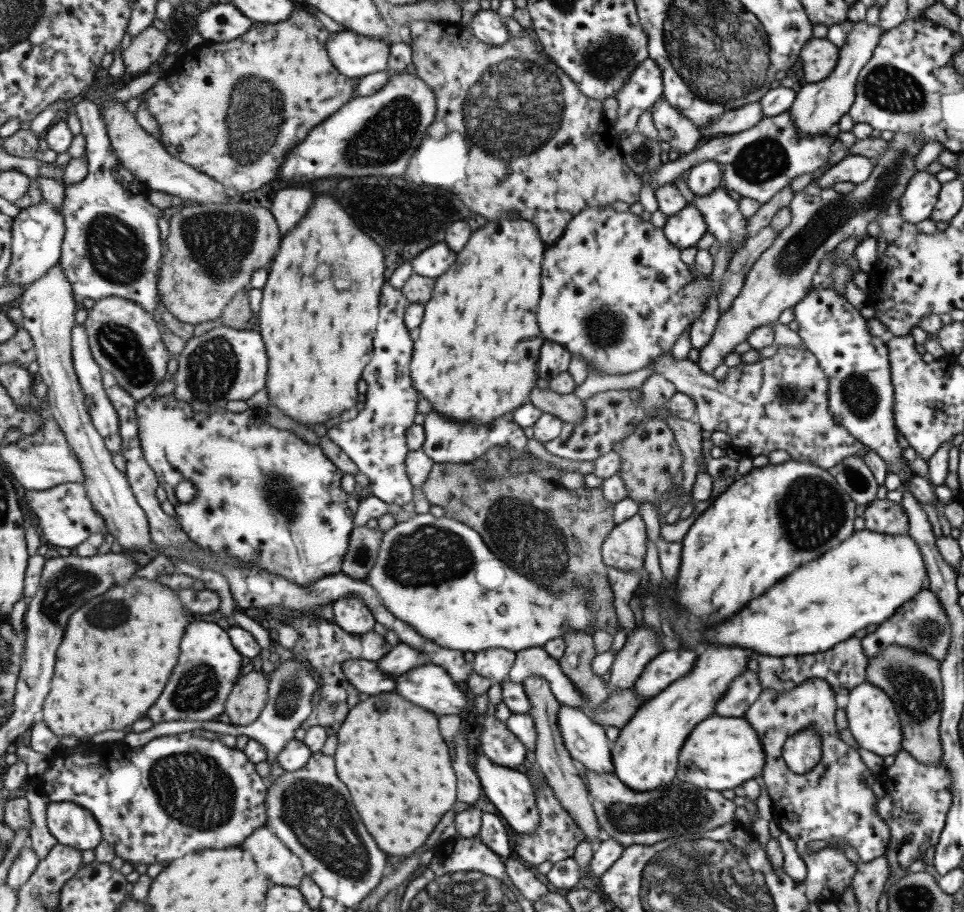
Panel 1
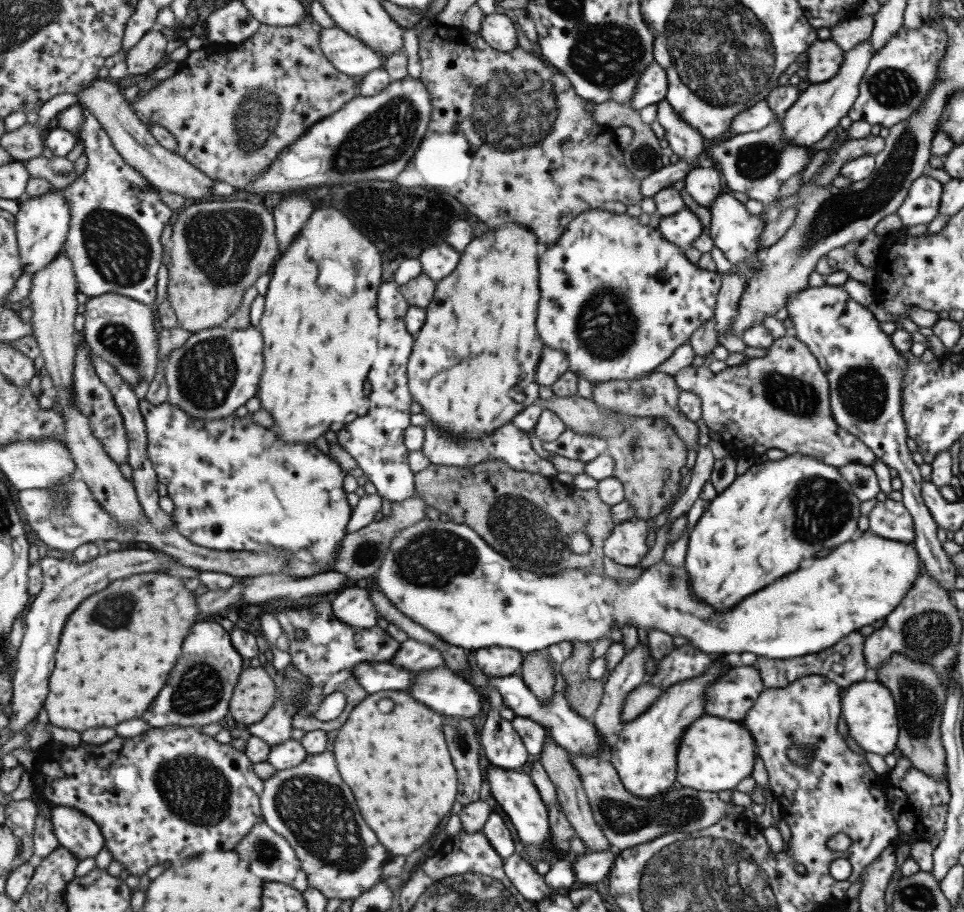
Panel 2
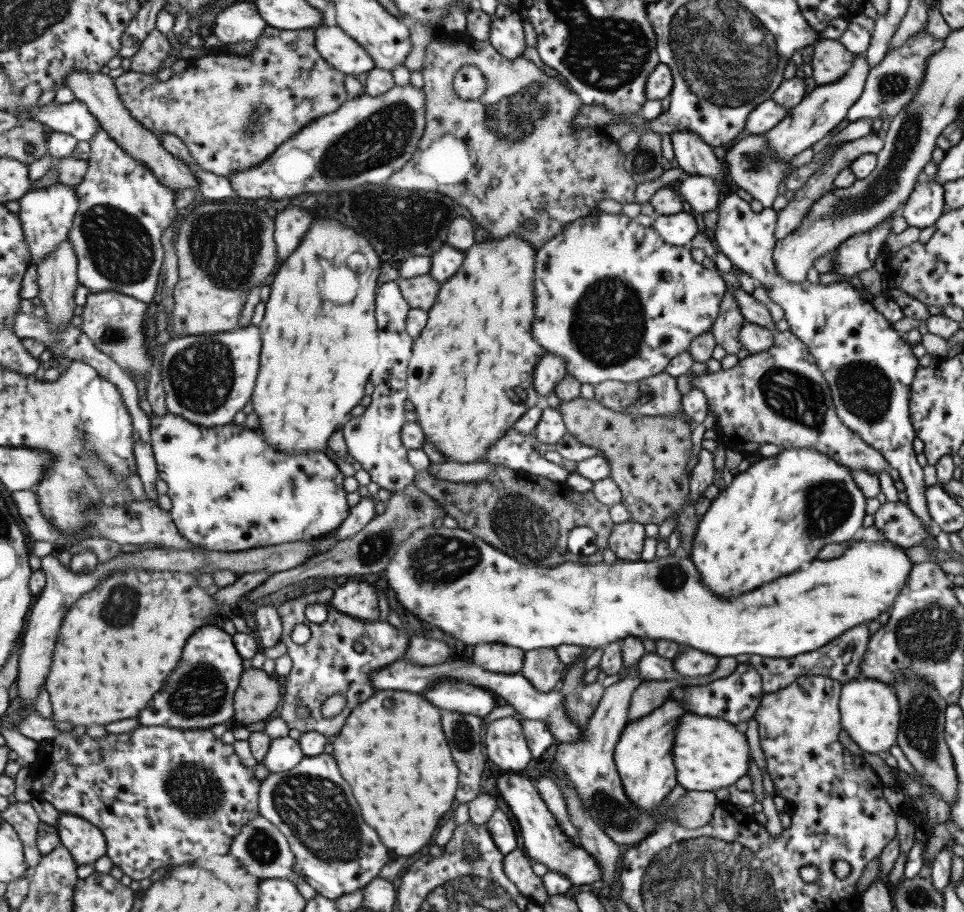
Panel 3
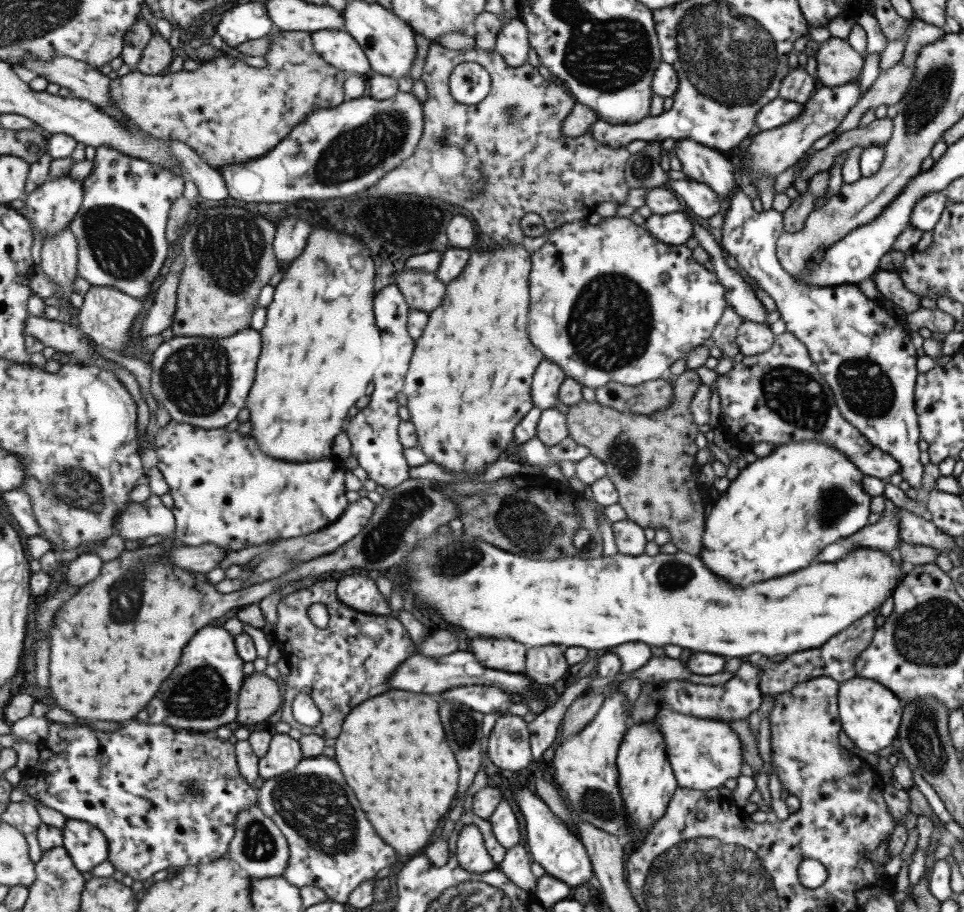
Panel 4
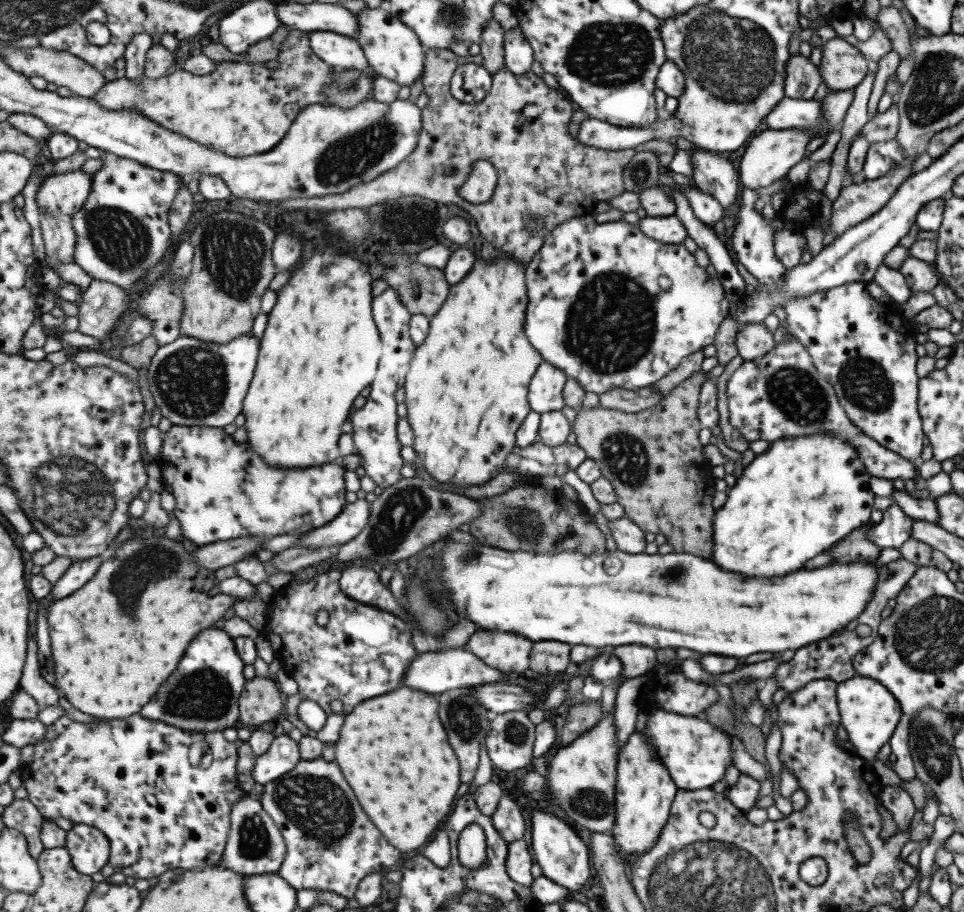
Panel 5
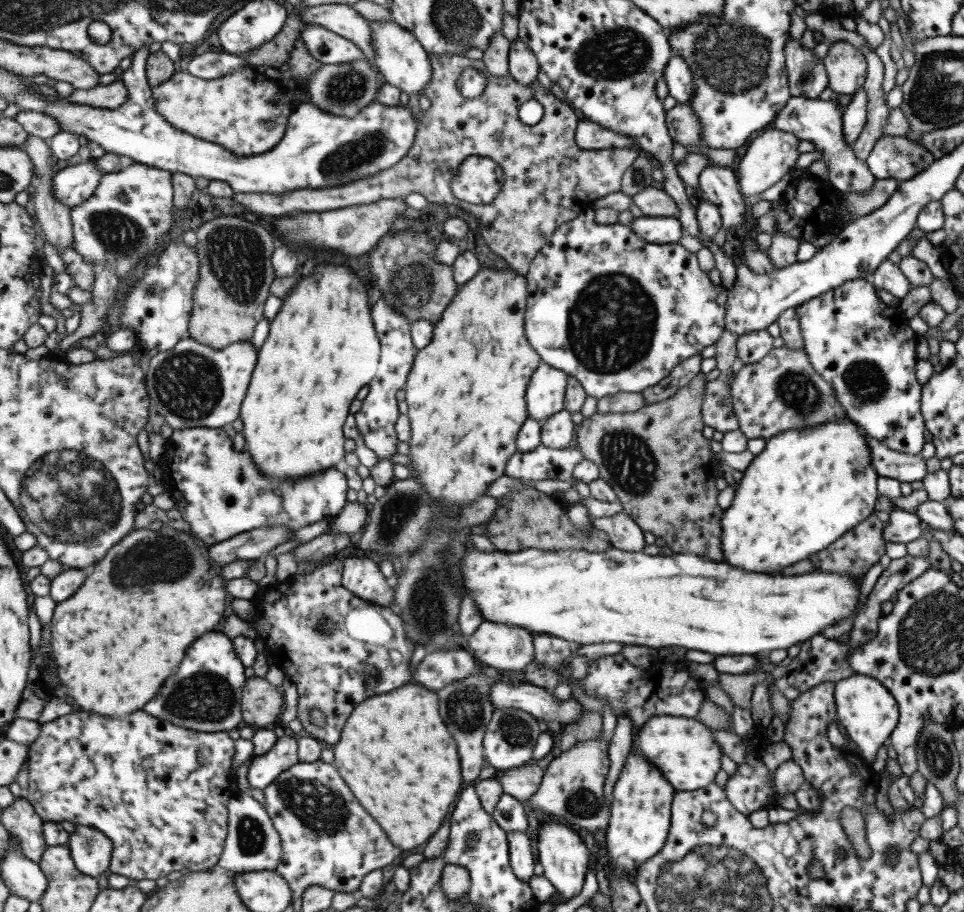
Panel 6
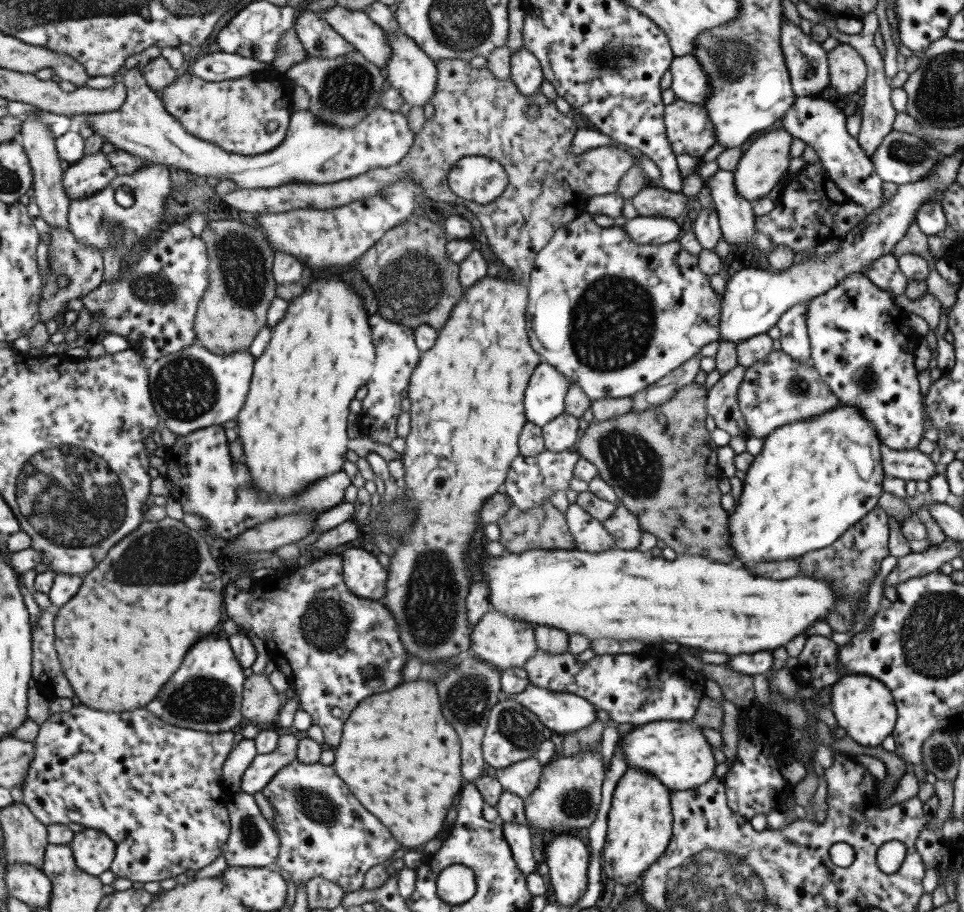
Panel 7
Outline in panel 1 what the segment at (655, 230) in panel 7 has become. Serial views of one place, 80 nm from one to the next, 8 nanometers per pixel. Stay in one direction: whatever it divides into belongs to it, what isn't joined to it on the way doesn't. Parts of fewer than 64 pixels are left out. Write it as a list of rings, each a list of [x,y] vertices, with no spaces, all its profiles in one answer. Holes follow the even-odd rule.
[[[686,204],[680,212],[666,218],[662,234],[675,248],[695,247],[697,241],[706,233],[706,225],[703,216],[697,208]]]

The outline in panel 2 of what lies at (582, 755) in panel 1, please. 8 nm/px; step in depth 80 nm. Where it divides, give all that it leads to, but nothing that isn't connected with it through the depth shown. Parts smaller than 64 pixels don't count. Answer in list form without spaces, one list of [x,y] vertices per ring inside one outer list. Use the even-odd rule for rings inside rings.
[[[516,673],[511,677],[504,678],[488,678],[487,689],[495,688],[499,693],[503,705],[514,712],[515,716],[521,716],[524,718],[531,718],[535,722],[541,724],[547,730],[549,734],[560,743],[565,742],[567,750],[571,755],[593,755],[593,753],[599,753],[601,751],[601,740],[597,734],[595,726],[591,722],[587,722],[585,718],[579,718],[571,708],[569,708],[569,701],[566,695],[563,693],[555,692],[553,699],[549,702],[541,702],[539,698],[533,694],[533,690],[529,689],[527,683],[523,681],[522,675]]]

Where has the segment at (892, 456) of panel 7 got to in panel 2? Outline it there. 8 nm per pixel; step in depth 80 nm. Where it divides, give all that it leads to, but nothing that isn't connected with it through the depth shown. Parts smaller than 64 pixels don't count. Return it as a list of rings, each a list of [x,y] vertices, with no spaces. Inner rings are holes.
[[[790,331],[783,337],[773,340],[763,357],[753,357],[741,364],[726,366],[717,374],[713,374],[707,366],[688,365],[672,377],[680,391],[692,392],[699,397],[701,422],[709,430],[719,432],[721,442],[725,445],[730,441],[734,442],[736,449],[740,449],[741,446],[750,446],[751,452],[759,455],[767,452],[769,448],[779,448],[787,455],[807,454],[827,466],[835,467],[859,462],[865,466],[871,466],[877,459],[858,438],[849,434],[849,431],[841,428],[833,420],[828,401],[826,376],[819,368],[815,357],[794,338]]]

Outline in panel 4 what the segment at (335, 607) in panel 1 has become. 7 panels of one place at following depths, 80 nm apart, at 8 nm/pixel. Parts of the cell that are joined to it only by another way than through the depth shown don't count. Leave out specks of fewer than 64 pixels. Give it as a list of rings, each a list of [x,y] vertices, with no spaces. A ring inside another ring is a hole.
[[[375,574],[344,575],[338,582],[338,594],[347,606],[367,614],[390,615],[391,605],[385,601],[379,586],[375,584]]]

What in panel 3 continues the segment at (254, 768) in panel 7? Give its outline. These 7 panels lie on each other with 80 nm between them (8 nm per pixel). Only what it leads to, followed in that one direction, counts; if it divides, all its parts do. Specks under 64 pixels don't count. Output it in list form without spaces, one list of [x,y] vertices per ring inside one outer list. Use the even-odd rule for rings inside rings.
[[[286,736],[272,740],[269,753],[263,764],[269,772],[276,773],[295,768],[305,758],[306,755],[298,740]]]

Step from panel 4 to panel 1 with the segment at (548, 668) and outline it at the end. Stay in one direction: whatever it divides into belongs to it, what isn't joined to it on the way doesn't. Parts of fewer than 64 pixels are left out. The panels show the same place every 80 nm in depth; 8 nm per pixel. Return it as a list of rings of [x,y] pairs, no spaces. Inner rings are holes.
[[[532,674],[523,684],[527,695],[531,698],[531,716],[535,720],[537,738],[539,738],[537,740],[537,750],[534,752],[536,761],[547,778],[547,784],[554,790],[557,798],[563,803],[565,810],[569,812],[569,818],[572,818],[573,822],[577,824],[577,828],[584,832],[585,842],[589,842],[592,847],[595,847],[601,842],[604,835],[599,830],[598,823],[593,814],[585,782],[578,775],[577,765],[570,758],[566,735],[559,729],[557,717],[559,717],[559,711],[561,711],[561,704],[552,692],[551,683],[545,677]]]

